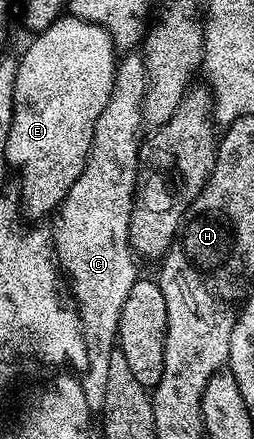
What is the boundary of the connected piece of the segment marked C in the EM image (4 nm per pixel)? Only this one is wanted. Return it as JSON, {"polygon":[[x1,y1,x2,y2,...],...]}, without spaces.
{"polygon":[[138,52,123,53,114,72,112,96,108,104,104,104,100,120,96,120,84,172,80,172,76,184,68,188,68,196,64,196,53,219,54,256,68,283,69,293,70,290,74,293,72,302,78,312,78,321,82,323,87,360,80,381,91,412,101,411,104,404,108,360,118,341,120,312,128,292,132,292,132,284,136,284,140,277,134,263,136,255,130,246,130,217,134,192,138,189,138,152,144,131,142,105,145,91,145,57]]}

